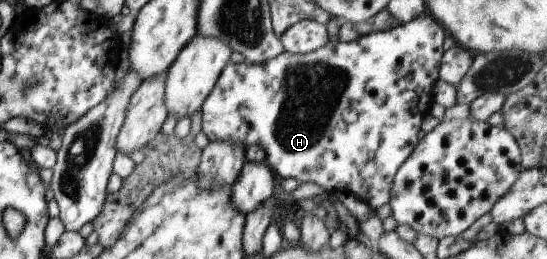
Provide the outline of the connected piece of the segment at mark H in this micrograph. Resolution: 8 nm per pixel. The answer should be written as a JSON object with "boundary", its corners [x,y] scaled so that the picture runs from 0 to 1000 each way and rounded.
{"boundary":[[[768,62],[739,97],[729,97],[704,124],[678,124],[645,162],[623,162],[605,151],[594,178],[580,193],[536,208],[517,197],[510,216],[481,239],[481,247],[419,239],[404,274],[400,309],[393,320],[389,347],[375,382],[369,409],[369,506],[378,525],[382,548],[441,548],[448,571],[470,556],[484,579],[484,629],[517,691],[536,691],[543,703],[576,707],[598,734],[603,749],[611,741],[629,741],[645,749],[669,780],[673,795],[687,815],[697,795],[711,780],[713,734],[722,695],[722,676],[729,645],[751,602],[751,587],[766,541],[766,506],[773,456],[786,436],[793,394],[793,324],[801,313],[801,270],[812,205],[810,166],[814,162],[814,124],[810,108],[784,62]]]}

